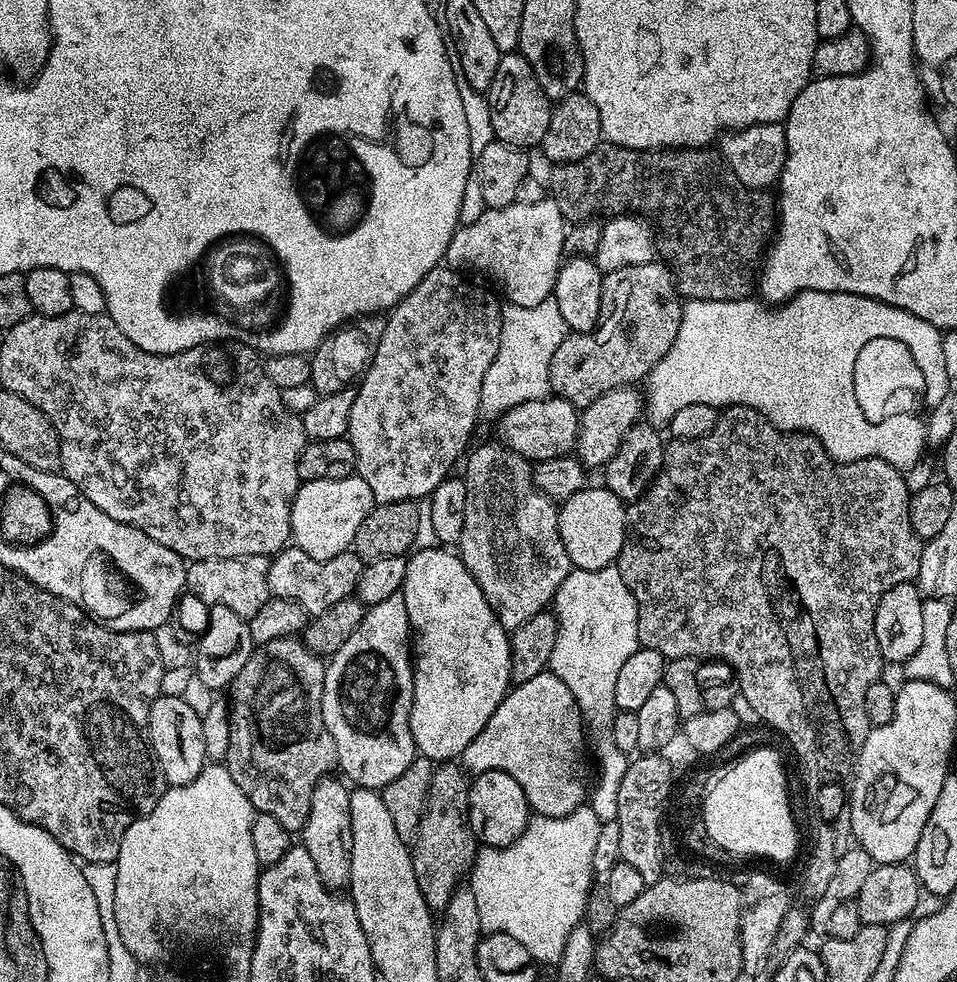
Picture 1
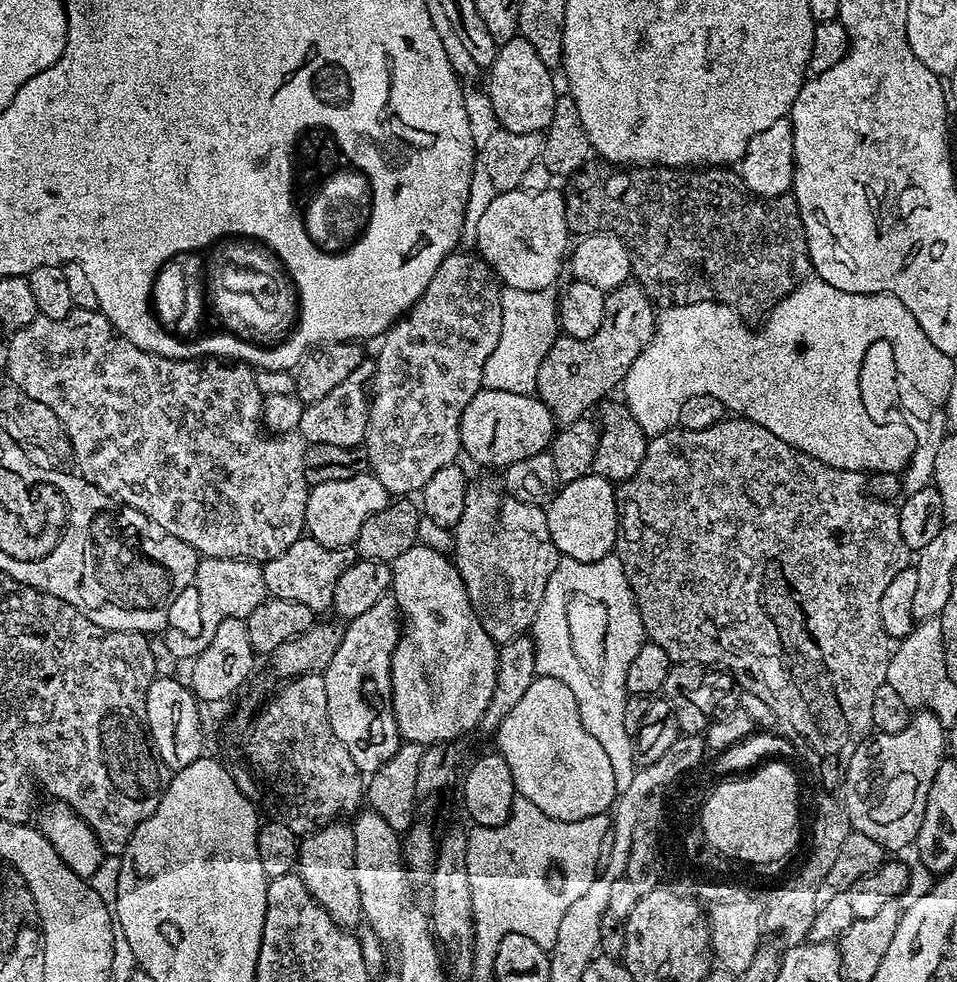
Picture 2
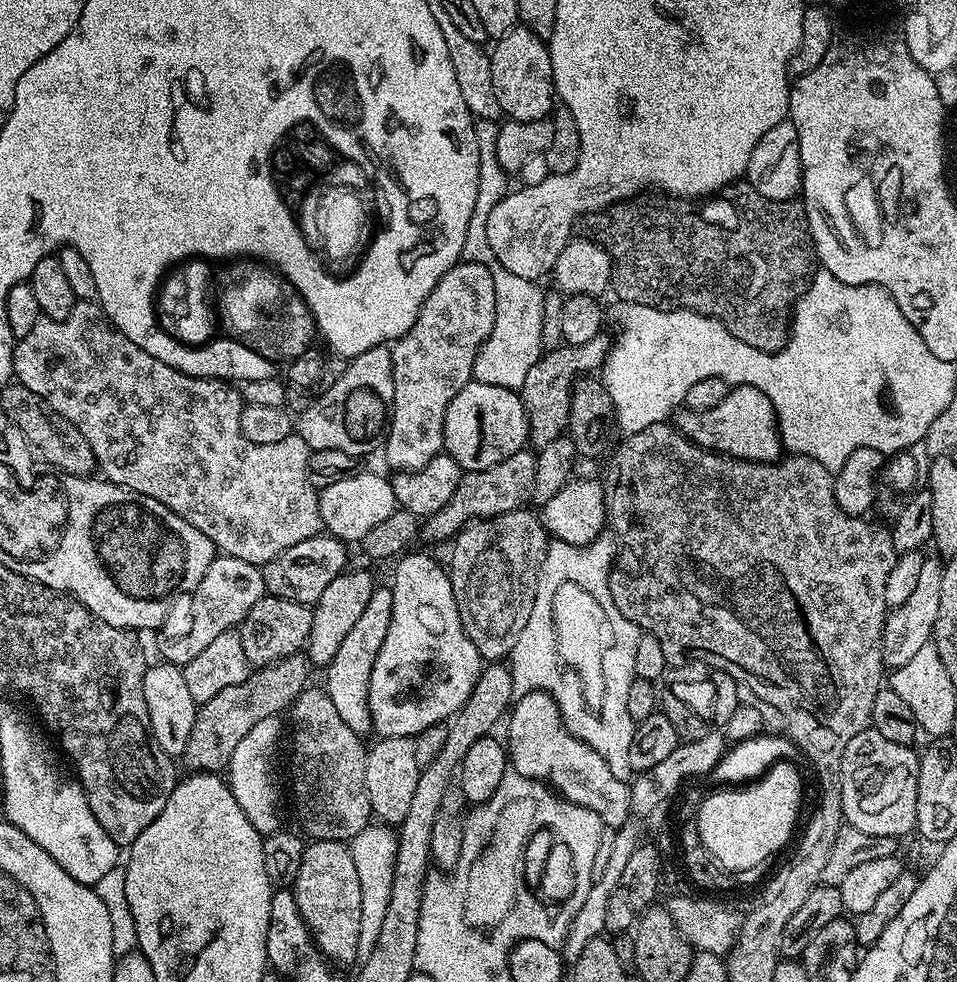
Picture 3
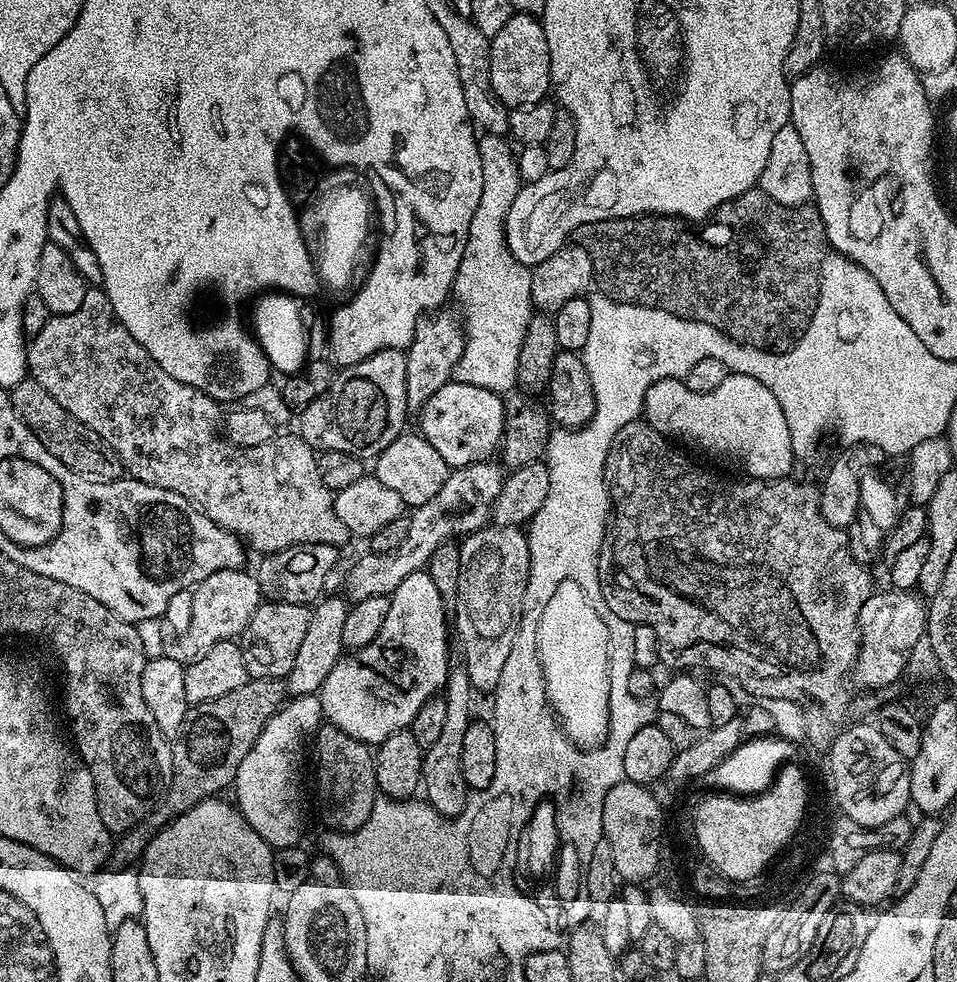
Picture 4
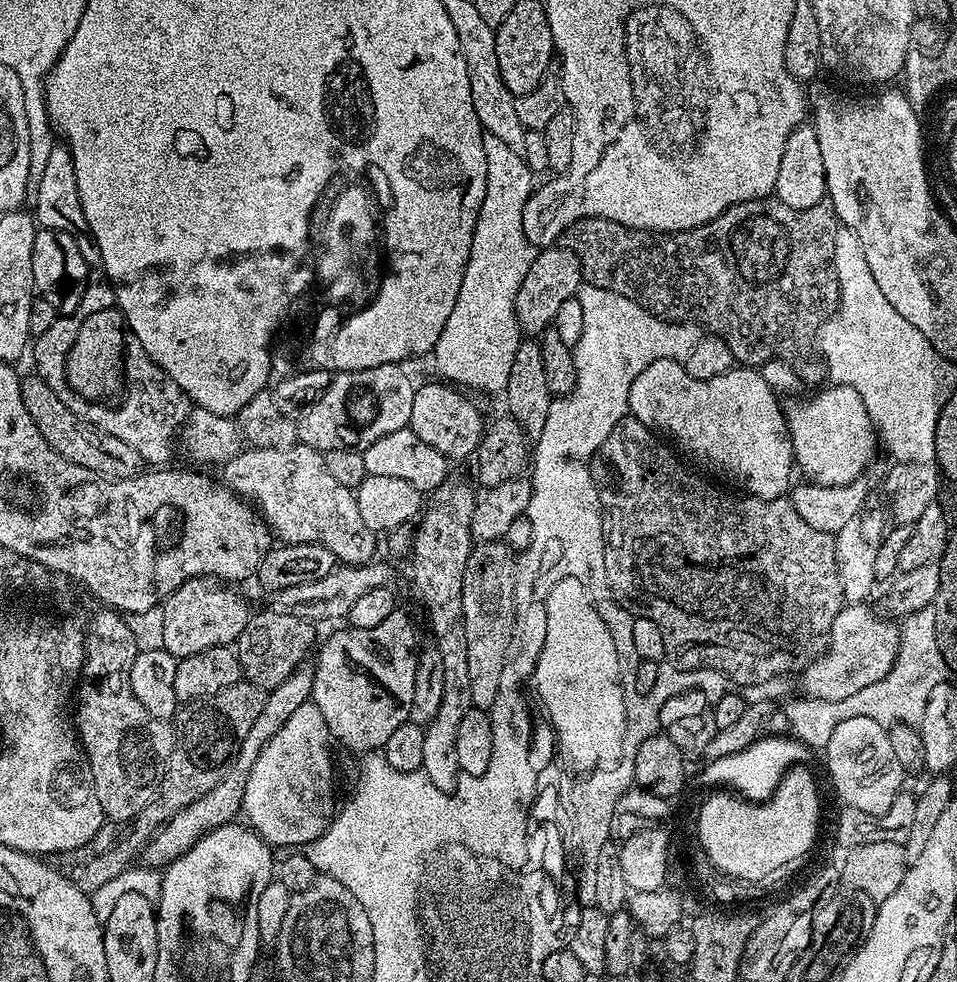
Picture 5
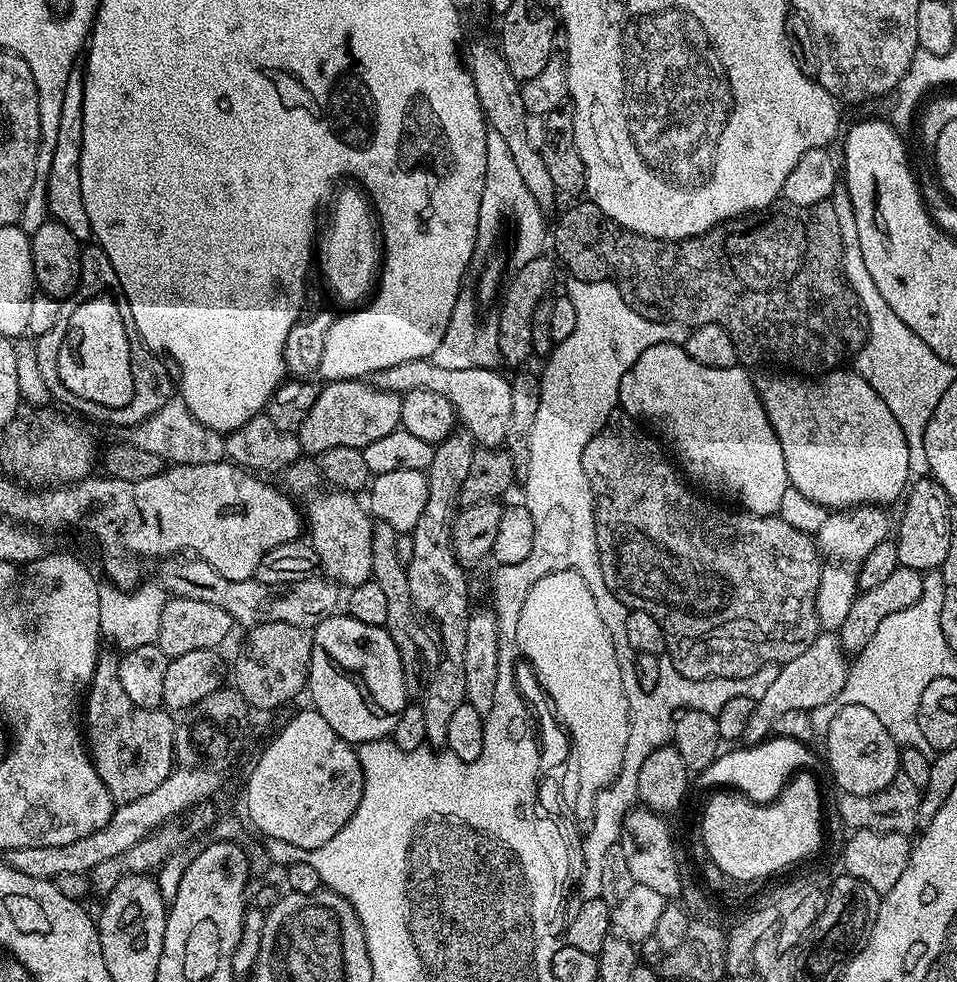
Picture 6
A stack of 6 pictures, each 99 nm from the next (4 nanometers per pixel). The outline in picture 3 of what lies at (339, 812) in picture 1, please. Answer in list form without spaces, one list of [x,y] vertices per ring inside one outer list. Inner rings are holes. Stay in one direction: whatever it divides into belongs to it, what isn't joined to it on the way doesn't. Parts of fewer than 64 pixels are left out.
[[[312,840],[302,854],[294,895],[298,910],[312,931],[312,940],[324,959],[336,966],[355,965],[356,951],[362,948],[362,890],[358,870],[354,870],[351,847],[343,840]]]

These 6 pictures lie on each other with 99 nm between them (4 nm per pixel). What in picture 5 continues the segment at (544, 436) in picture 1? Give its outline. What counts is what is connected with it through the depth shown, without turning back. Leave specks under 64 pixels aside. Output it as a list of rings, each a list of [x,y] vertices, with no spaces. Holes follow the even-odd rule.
[[[439,382],[440,384],[420,384],[414,394],[414,406],[410,406],[410,427],[422,442],[427,442],[429,446],[434,446],[438,454],[448,457],[449,461],[464,460],[473,455],[480,440],[484,436],[486,420],[480,417],[480,412],[476,409],[476,404],[472,400],[467,400],[463,396],[459,387],[453,386],[448,382]]]

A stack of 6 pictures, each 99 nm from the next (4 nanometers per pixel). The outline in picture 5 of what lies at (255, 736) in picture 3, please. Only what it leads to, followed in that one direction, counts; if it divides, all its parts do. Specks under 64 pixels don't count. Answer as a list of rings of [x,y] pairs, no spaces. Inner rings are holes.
[[[309,702],[294,710],[286,726],[258,754],[258,762],[254,762],[250,778],[246,778],[242,812],[248,815],[251,830],[265,844],[303,846],[327,830],[338,808],[336,784],[332,781],[332,747],[334,741],[322,710]]]

